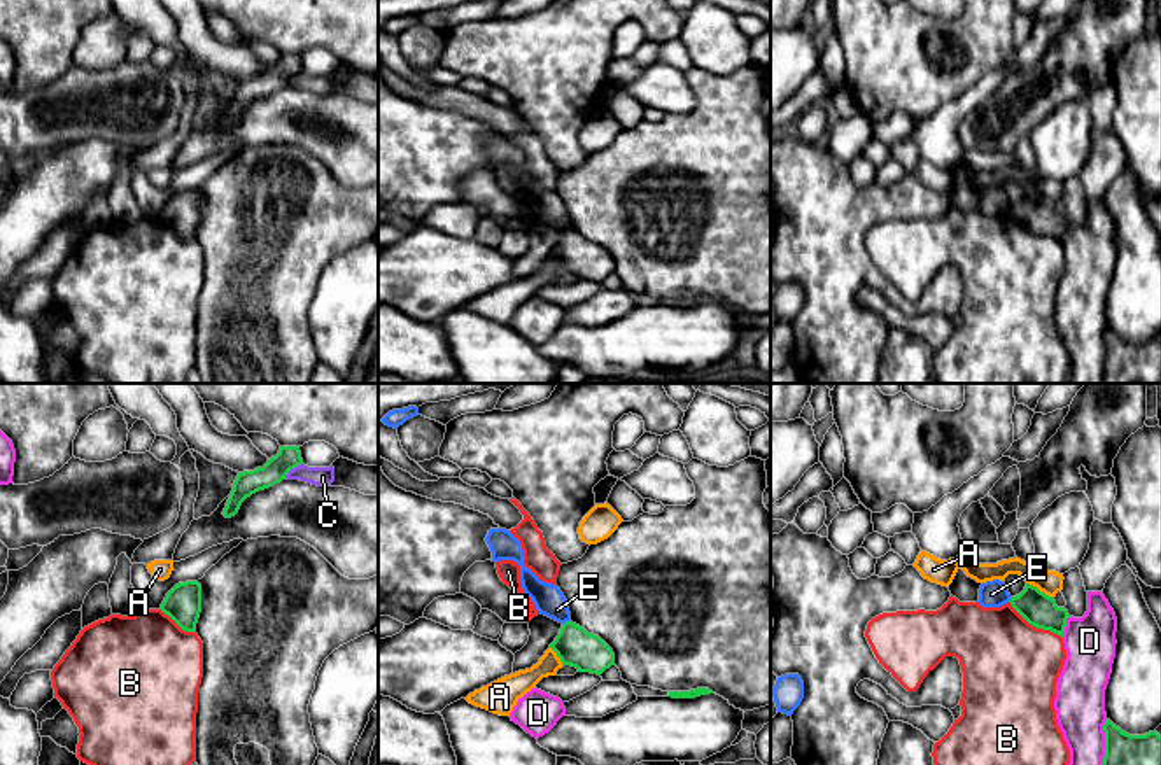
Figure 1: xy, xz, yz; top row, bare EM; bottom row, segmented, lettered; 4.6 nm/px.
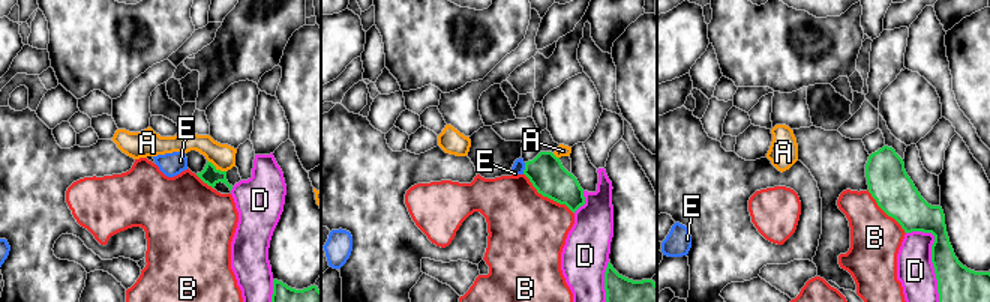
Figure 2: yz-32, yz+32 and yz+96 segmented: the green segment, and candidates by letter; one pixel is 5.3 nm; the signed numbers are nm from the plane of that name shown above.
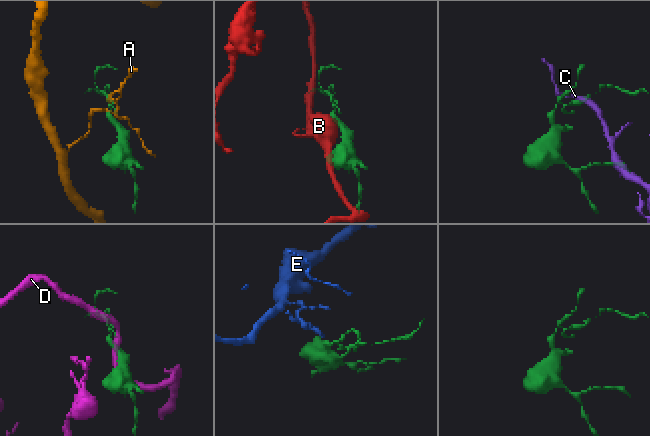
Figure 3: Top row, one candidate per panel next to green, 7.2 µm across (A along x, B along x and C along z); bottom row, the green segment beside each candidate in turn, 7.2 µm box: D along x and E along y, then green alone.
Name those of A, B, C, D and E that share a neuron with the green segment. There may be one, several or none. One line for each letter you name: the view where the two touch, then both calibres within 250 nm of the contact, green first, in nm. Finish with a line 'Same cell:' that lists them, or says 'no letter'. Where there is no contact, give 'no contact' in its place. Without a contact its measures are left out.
Same cell: no letter

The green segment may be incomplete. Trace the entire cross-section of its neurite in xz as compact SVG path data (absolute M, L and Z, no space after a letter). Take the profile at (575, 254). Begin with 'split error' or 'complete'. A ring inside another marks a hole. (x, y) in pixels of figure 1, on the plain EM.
complete | M571 228L562 231L550 256L557 261L562 273L576 275L578 280L601 284L606 277L615 273L613 257L599 243L588 242Z

